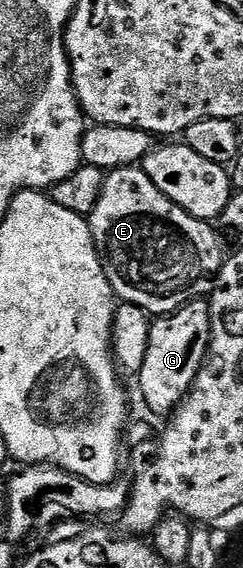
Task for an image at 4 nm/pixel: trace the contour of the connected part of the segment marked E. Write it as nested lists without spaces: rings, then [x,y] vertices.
[[[140,166],[116,168],[107,175],[100,202],[96,202],[88,219],[104,274],[119,301],[140,306],[151,317],[157,318],[183,308],[188,302],[209,297],[213,292],[214,281],[224,263],[223,241],[215,225],[176,206],[176,202],[167,198]]]

